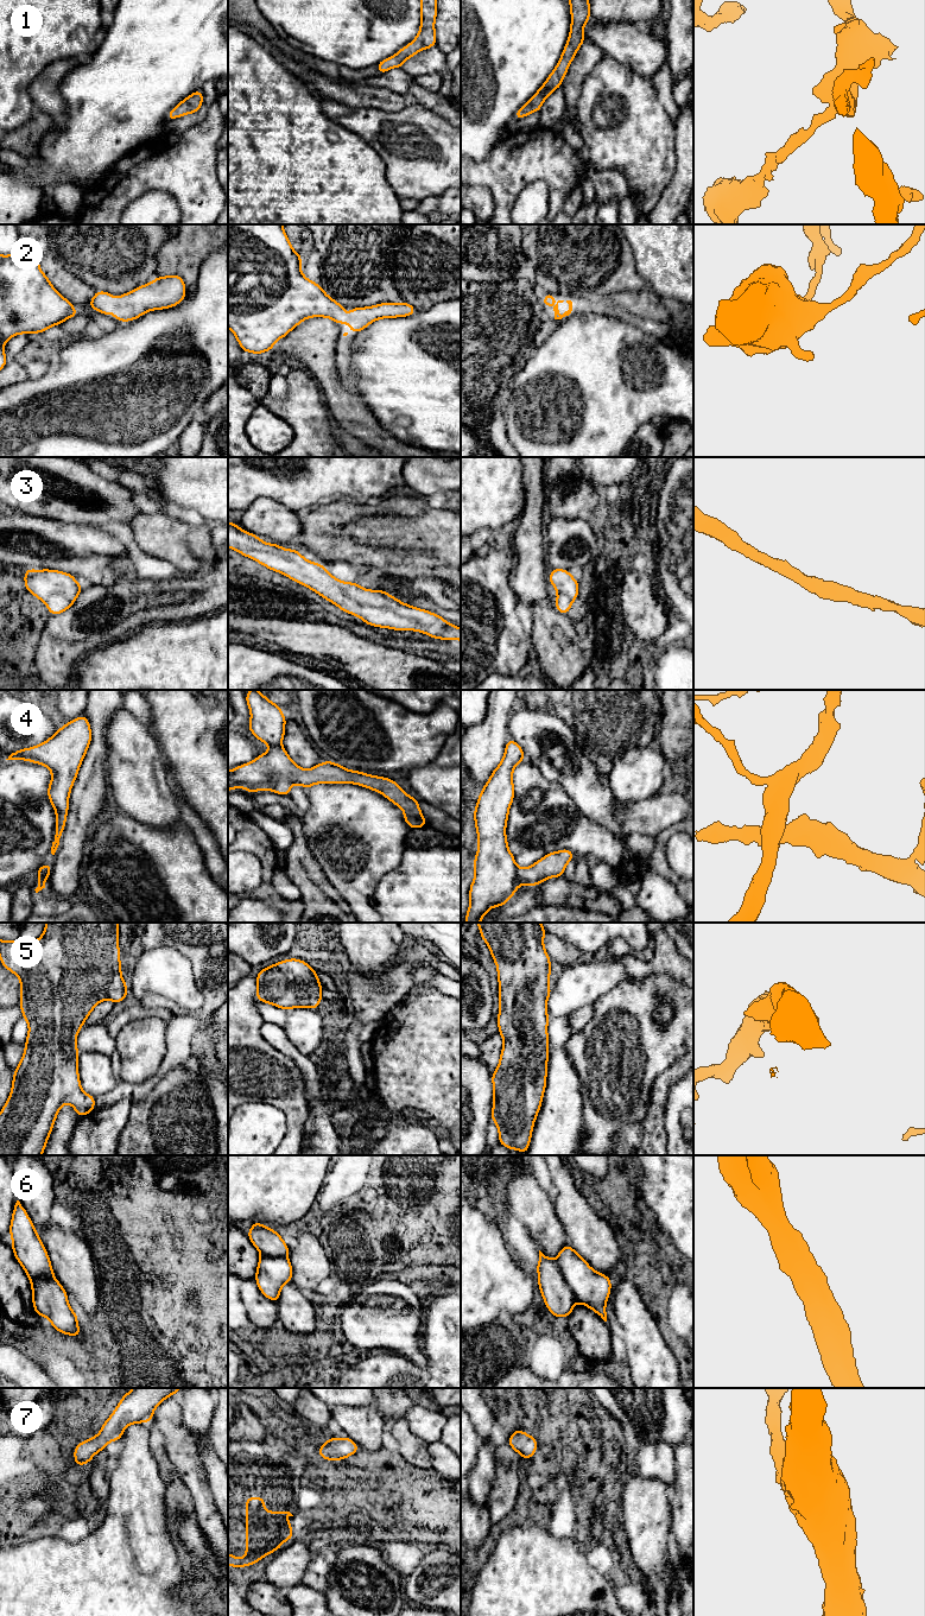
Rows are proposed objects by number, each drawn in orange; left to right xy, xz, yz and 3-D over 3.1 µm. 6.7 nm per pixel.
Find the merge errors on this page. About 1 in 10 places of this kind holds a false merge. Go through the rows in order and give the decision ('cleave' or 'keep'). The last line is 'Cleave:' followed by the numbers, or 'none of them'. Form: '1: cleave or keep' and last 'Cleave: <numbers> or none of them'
1: keep
2: keep
3: keep
4: cleave
5: keep
6: keep
7: keep
Cleave: 4

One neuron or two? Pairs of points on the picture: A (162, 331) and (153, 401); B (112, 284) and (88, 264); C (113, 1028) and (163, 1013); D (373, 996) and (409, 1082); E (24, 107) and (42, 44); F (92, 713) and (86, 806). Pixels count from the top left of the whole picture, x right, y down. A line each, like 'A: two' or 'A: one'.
A: one
B: one
C: one
D: two
E: one
F: one

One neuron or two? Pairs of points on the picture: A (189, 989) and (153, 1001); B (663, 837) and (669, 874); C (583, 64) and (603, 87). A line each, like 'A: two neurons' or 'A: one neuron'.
A: two neurons
B: one neuron
C: two neurons

